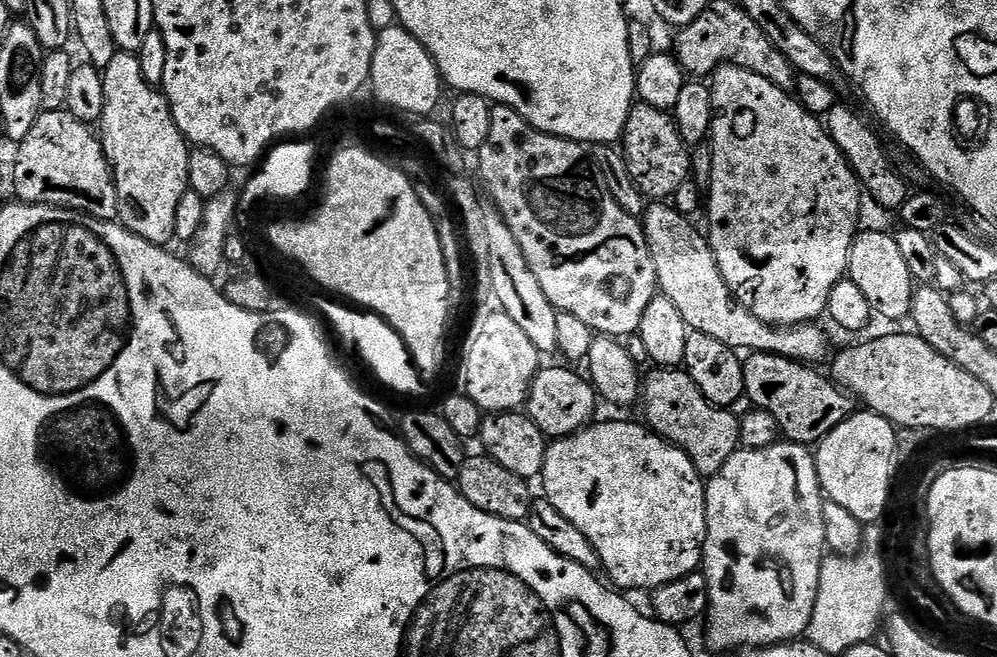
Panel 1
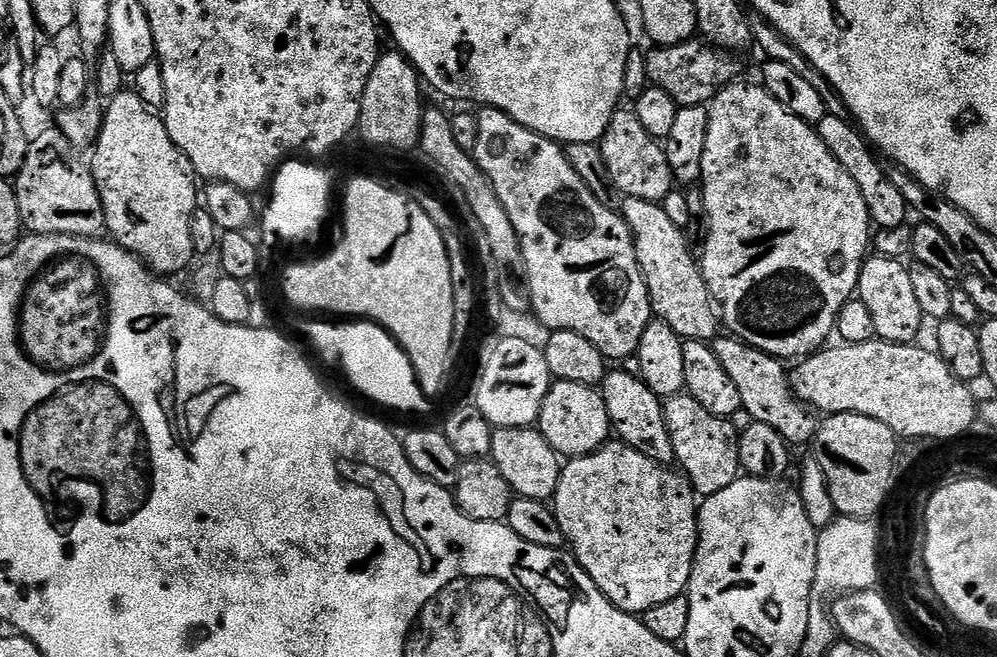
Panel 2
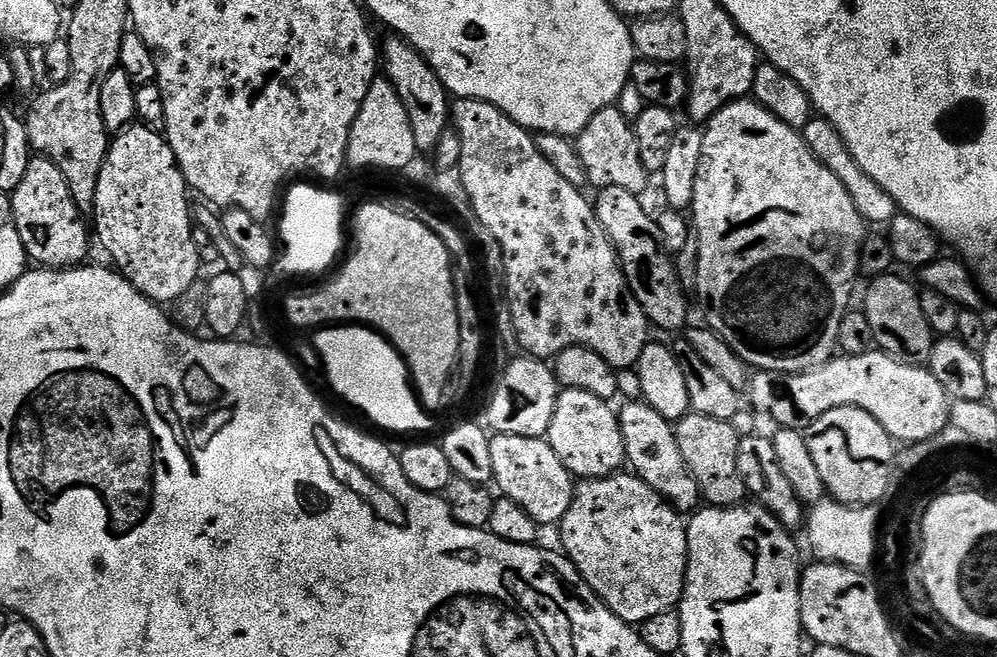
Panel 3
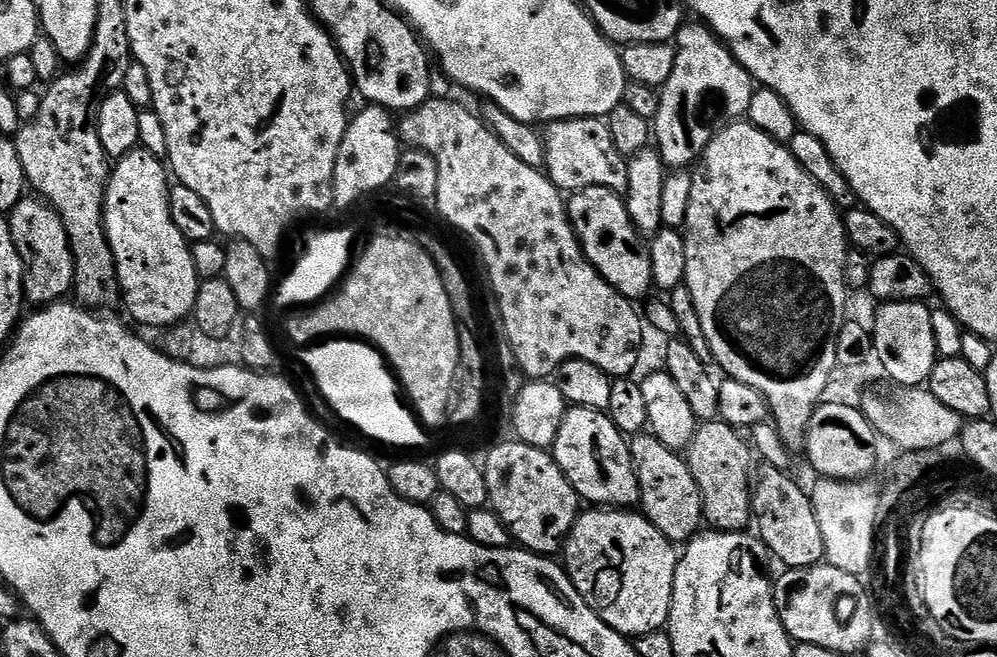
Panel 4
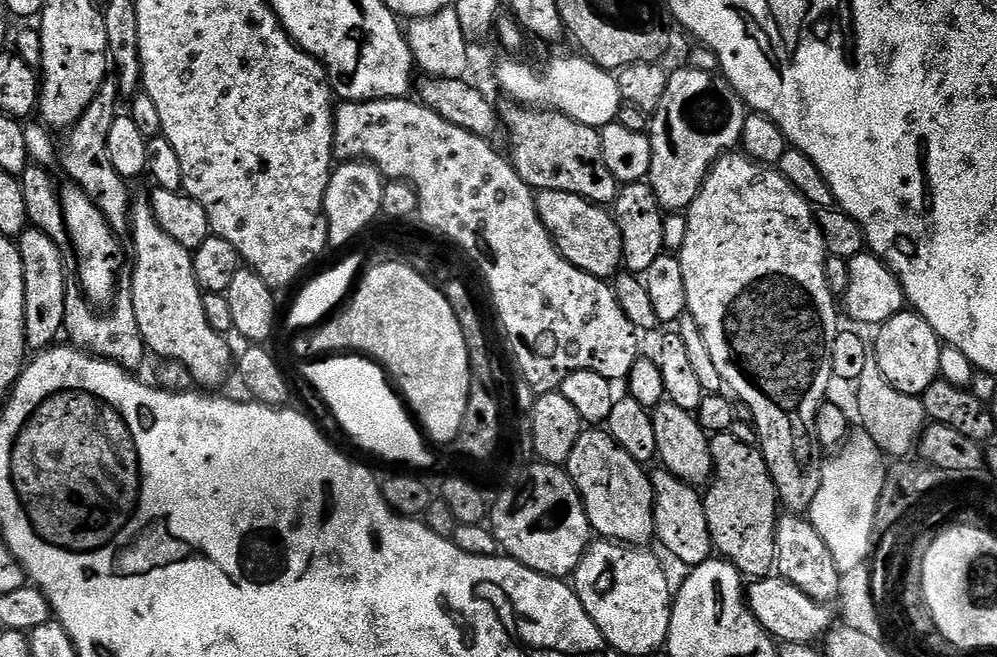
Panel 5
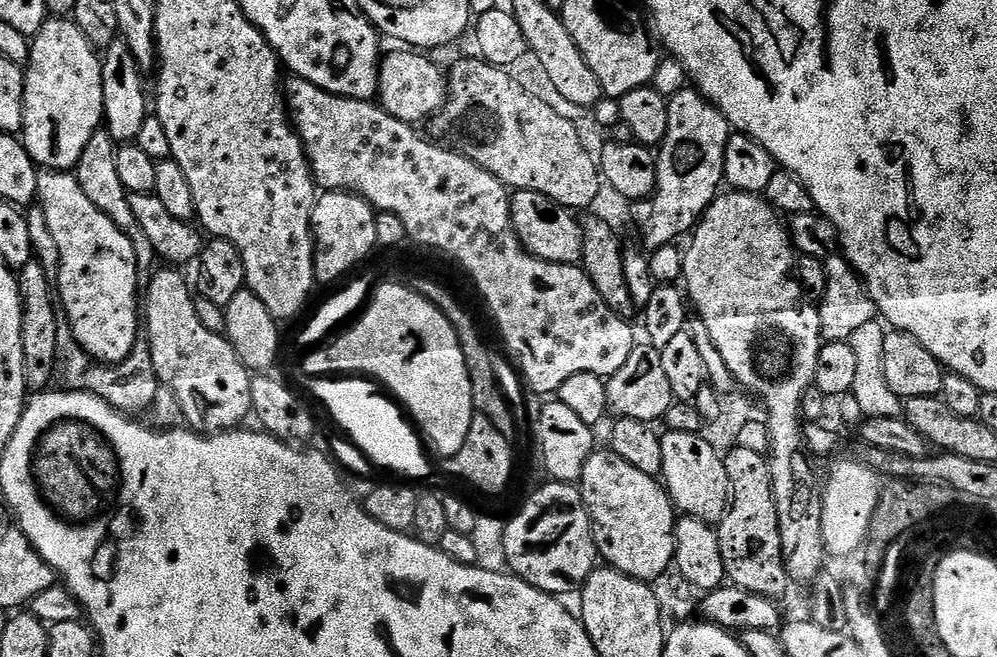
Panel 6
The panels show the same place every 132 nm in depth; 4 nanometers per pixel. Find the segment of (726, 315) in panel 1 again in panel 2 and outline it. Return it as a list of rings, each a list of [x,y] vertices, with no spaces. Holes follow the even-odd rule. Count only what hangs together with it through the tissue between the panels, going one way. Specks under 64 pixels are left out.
[[[631,198],[623,202],[625,204],[622,215],[636,242],[636,257],[640,260],[641,269],[646,273],[655,315],[665,320],[685,341],[711,341],[717,335],[718,312],[708,291],[708,284],[704,281],[704,273],[693,271],[693,276],[687,280],[687,266],[676,260],[668,261],[671,256],[680,252],[680,244],[676,239],[682,236],[681,229],[676,228],[659,203]]]

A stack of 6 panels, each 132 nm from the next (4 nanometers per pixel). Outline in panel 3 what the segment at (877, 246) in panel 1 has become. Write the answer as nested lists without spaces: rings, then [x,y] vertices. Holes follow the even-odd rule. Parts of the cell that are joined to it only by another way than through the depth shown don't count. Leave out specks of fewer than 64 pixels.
[[[885,274],[873,279],[868,284],[868,293],[862,304],[862,310],[874,330],[876,348],[905,362],[927,361],[932,353],[934,333],[922,314],[921,293],[915,292],[902,277],[894,275]]]

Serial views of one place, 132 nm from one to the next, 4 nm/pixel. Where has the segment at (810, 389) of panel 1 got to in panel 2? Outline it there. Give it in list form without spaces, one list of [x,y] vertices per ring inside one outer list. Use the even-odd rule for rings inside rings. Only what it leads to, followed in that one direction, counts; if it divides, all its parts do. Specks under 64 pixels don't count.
[[[731,335],[722,336],[711,341],[711,348],[718,362],[722,362],[726,374],[730,374],[734,386],[738,386],[740,403],[746,411],[750,412],[755,423],[774,426],[774,430],[781,432],[789,445],[811,445],[818,431],[817,413],[810,410],[809,405],[799,400],[792,391],[790,372],[785,361],[757,348],[751,348],[744,341],[737,340]]]

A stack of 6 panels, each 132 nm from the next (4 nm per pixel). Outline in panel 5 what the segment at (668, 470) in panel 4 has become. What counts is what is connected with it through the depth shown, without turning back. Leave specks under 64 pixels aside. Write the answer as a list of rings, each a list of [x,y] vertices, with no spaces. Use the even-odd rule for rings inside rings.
[[[663,470],[651,473],[654,494],[655,539],[676,560],[694,569],[702,562],[713,559],[714,549],[710,526],[706,526],[706,510],[703,495],[693,485],[682,482],[674,474]]]

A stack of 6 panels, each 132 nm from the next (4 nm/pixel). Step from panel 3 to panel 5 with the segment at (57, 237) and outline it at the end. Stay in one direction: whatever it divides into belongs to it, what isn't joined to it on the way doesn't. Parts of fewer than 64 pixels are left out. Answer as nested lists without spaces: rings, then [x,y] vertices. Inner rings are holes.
[[[31,226],[25,228],[24,233],[18,237],[18,247],[20,250],[20,257],[22,258],[22,278],[24,279],[24,343],[29,353],[39,354],[45,352],[47,348],[53,347],[53,345],[59,341],[56,339],[61,339],[64,319],[66,318],[66,290],[70,283],[70,276],[69,273],[64,270],[64,253],[58,250],[58,246],[49,236],[42,234],[37,228]]]

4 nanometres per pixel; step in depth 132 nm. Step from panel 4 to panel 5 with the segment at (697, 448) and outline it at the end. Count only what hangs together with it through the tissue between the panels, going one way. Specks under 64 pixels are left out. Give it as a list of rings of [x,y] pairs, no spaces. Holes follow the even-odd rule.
[[[730,431],[715,433],[711,442],[712,479],[703,498],[713,549],[734,565],[741,576],[763,578],[776,566],[778,497],[774,478],[757,445],[741,442]]]

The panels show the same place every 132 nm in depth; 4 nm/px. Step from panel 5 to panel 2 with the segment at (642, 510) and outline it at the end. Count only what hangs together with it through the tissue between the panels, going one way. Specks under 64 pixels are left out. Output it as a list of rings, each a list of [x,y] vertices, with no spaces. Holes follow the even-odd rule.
[[[556,380],[546,394],[540,411],[538,431],[550,442],[553,453],[564,458],[588,456],[609,443],[614,425],[608,416],[603,395],[593,385],[569,380]],[[561,452],[561,453],[560,453]]]

